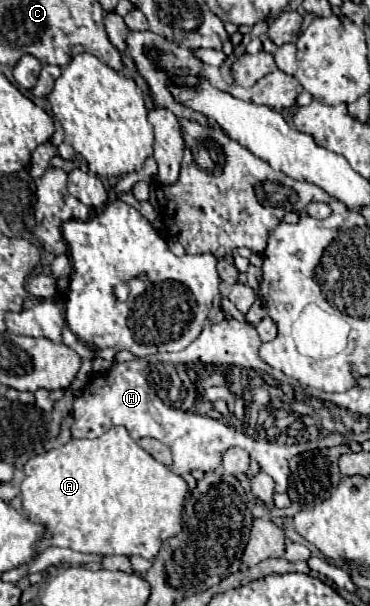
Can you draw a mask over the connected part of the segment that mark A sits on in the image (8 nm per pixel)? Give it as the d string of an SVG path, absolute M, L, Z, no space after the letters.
M111 427L97 439L71 439L59 449L31 457L25 467L25 479L21 483L23 509L35 523L49 527L51 535L47 541L39 543L37 553L55 545L69 547L81 553L93 555L125 555L125 557L145 557L153 559L163 541L175 537L181 531L181 513L187 493L187 483L167 469L163 463L155 461L147 451L143 451L127 433L125 427Z

